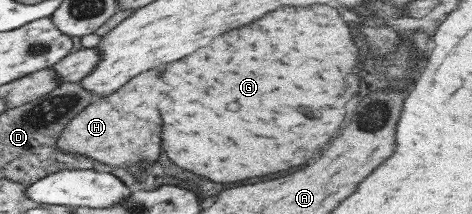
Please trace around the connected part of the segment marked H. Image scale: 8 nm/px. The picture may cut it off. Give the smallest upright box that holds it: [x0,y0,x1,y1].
[56,68,167,170]

